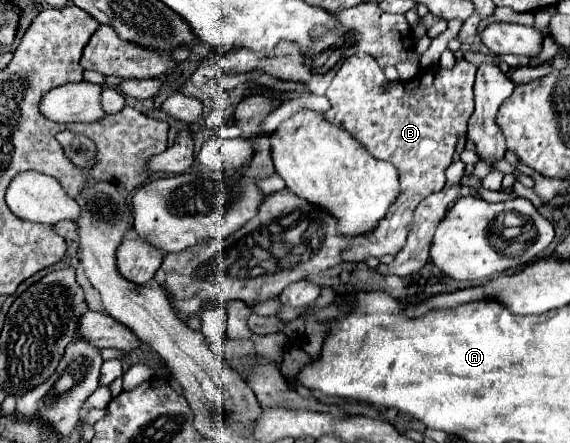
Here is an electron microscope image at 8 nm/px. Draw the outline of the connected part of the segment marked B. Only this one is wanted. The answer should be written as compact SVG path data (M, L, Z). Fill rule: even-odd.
M366 53L348 57L326 91L332 103L326 117L352 131L370 153L396 165L400 173L400 195L394 205L380 219L376 229L348 239L338 233L336 217L286 187L264 195L256 219L250 219L224 241L202 241L184 251L164 255L154 279L174 295L174 309L184 315L194 315L210 299L216 299L220 305L232 299L252 303L276 297L292 281L306 279L338 263L396 255L406 243L408 223L414 219L412 213L416 205L424 197L438 193L446 183L444 171L452 163L458 137L466 135L466 123L474 111L476 72L476 65L460 59L452 69L432 67L410 81L386 81L374 57Z

